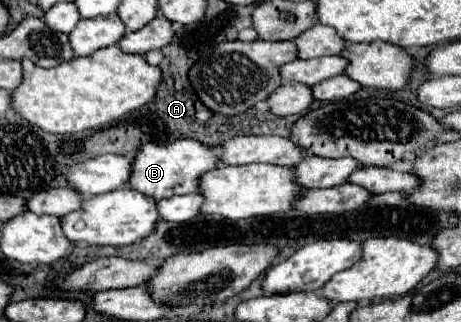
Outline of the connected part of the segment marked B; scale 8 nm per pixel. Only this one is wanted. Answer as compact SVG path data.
M178 139L170 145L156 145L156 143L144 143L138 151L138 155L132 161L132 177L130 187L152 197L154 201L174 197L174 195L186 195L186 193L200 193L198 179L216 169L220 163L218 153L194 139Z

